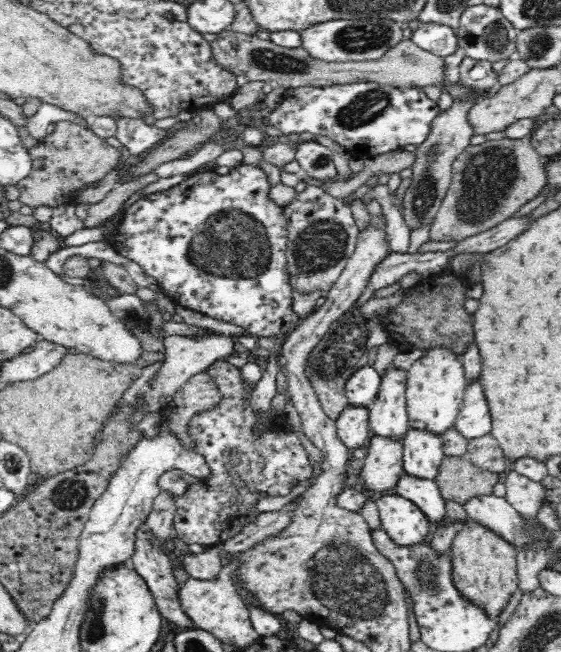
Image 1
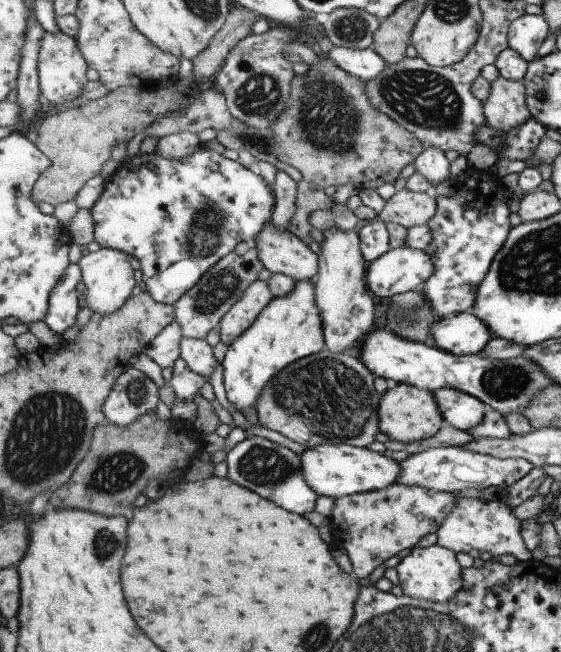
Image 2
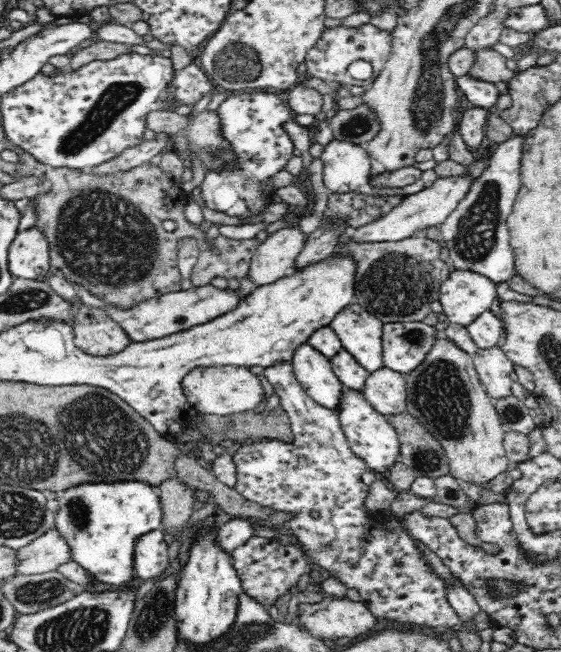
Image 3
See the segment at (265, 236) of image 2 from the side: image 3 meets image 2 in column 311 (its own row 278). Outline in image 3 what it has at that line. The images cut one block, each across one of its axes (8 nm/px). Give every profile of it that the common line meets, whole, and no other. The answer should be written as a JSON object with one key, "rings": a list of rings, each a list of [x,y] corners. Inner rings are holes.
{"rings":[[[283,227],[261,242],[250,263],[250,281],[257,287],[286,277],[302,252],[307,235],[298,227]]]}

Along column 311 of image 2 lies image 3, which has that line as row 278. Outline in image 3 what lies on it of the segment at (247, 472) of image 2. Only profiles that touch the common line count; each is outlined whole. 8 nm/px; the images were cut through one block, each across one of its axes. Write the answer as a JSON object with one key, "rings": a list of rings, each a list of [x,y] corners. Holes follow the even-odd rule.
{"rings":[[[516,135],[493,146],[486,170],[472,183],[456,210],[439,225],[444,257],[449,266],[461,272],[476,272],[492,281],[496,287],[508,282],[516,274],[507,220],[520,190],[520,160],[524,141],[525,135]]]}

